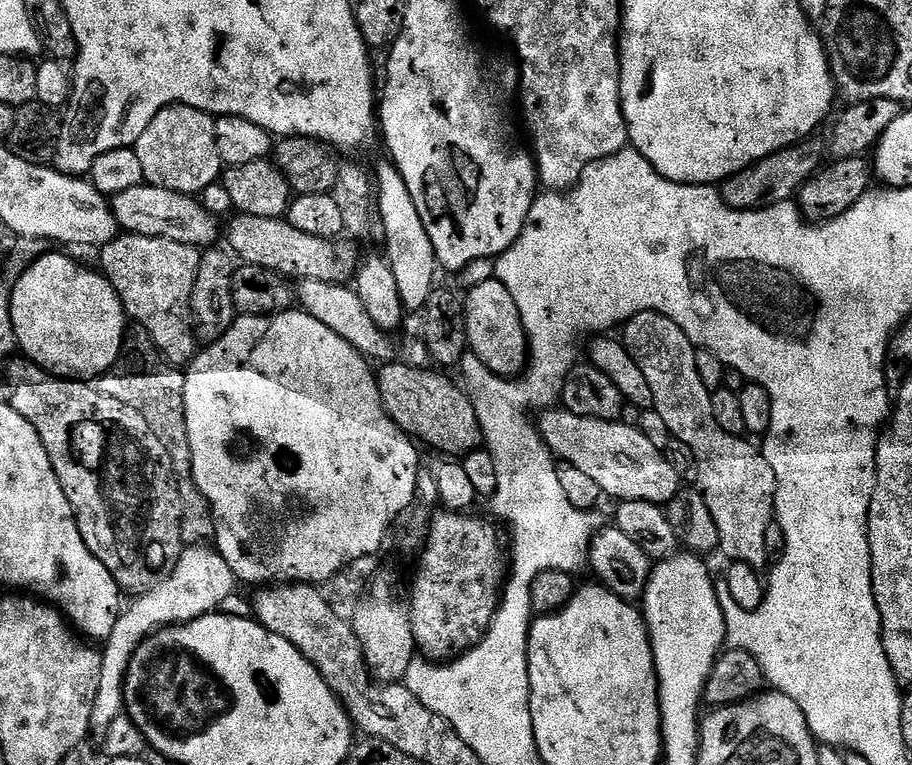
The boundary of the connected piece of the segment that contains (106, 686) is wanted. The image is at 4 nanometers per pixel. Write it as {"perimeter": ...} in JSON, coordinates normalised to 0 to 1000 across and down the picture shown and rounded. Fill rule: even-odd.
{"perimeter":[[[206,714],[197,728],[195,740],[186,750],[184,758],[179,758],[175,767],[168,769],[158,779],[146,783],[145,791],[139,791],[138,799],[129,808],[121,834],[113,843],[112,856],[112,897],[107,897],[107,912],[103,918],[100,956],[113,959],[137,929],[136,923],[136,884],[140,880],[140,867],[149,848],[159,835],[178,821],[190,816],[206,816],[218,805],[236,801],[248,782],[252,782],[261,769],[258,750],[250,736],[242,729],[241,723],[232,714]]]}

